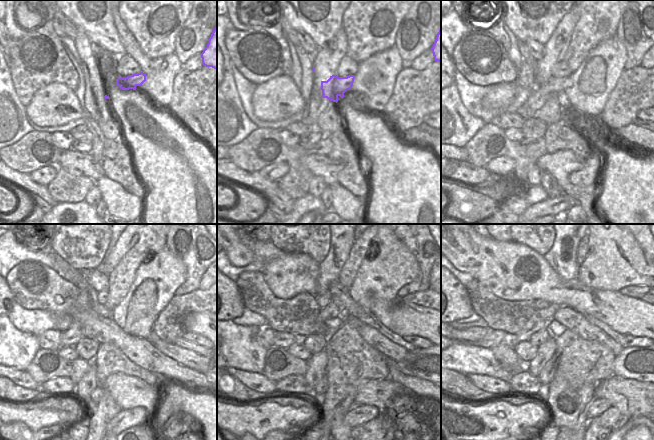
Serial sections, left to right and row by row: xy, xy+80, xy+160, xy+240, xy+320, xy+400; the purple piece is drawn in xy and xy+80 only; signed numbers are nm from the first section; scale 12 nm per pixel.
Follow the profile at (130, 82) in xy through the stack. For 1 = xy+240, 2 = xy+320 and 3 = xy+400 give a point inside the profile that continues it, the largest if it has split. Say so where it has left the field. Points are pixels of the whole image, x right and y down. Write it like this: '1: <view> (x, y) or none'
1: xy+240 (75, 333)
2: xy+320 (280, 339)
3: xy+400 (493, 337)

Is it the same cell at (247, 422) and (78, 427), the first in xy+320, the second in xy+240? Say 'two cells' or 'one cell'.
two cells

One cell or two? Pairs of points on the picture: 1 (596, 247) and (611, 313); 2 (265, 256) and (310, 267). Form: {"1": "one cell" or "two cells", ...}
{"1": "two cells", "2": "two cells"}

